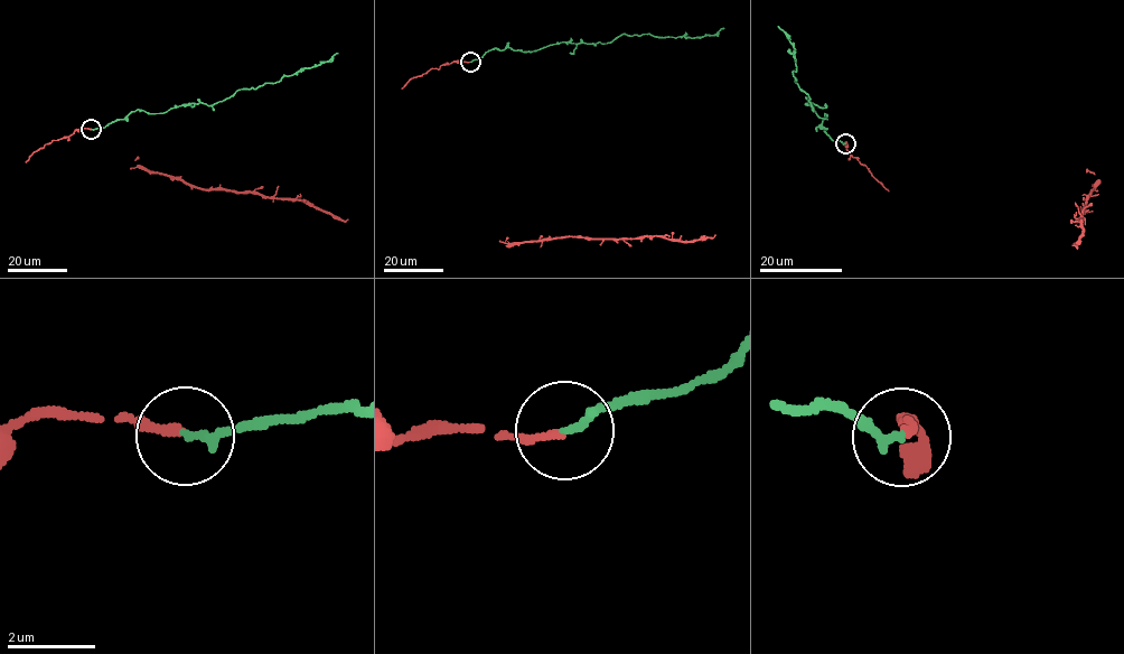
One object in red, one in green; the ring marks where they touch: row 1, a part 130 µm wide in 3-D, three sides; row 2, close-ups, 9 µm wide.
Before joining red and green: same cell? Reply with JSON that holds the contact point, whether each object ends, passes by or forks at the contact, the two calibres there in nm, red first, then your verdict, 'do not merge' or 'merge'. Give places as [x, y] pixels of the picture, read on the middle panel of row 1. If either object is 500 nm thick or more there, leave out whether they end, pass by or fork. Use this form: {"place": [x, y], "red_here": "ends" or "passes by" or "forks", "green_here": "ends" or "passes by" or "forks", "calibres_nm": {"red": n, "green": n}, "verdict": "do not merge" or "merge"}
{"place": [470, 62], "red_here": "ends", "green_here": "ends", "calibres_nm": {"red": 180, "green": 200}, "verdict": "merge"}

